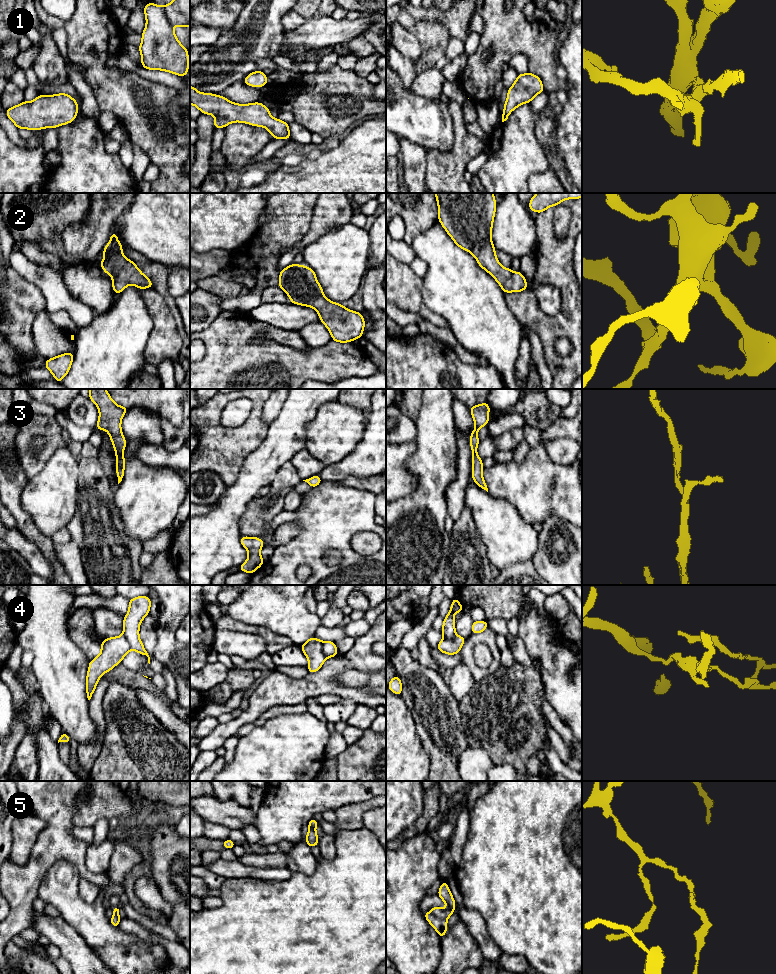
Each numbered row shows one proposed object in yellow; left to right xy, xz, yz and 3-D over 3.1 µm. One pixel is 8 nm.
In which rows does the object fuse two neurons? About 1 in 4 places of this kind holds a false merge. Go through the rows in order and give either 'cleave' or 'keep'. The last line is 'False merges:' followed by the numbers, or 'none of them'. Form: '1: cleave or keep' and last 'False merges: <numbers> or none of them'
1: keep
2: keep
3: keep
4: cleave
5: cleave
False merges: 4, 5

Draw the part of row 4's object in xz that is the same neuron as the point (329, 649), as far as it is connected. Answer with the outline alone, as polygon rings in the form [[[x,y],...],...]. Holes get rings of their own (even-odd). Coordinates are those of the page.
[[[324,641],[322,651],[326,658],[331,658],[339,654],[335,642],[332,641]]]

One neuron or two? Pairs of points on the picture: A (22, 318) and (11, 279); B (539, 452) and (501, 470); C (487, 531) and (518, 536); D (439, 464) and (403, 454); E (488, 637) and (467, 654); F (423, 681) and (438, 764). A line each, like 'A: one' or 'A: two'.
A: one
B: one
C: one
D: two
E: one
F: one

